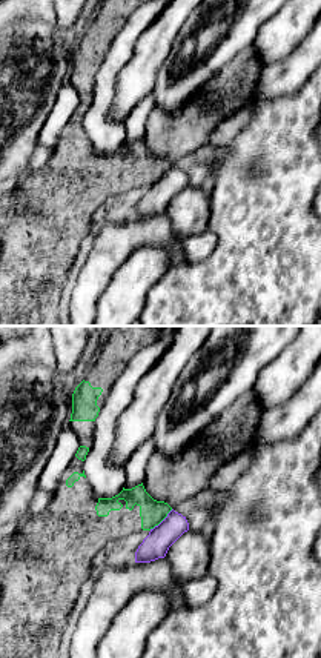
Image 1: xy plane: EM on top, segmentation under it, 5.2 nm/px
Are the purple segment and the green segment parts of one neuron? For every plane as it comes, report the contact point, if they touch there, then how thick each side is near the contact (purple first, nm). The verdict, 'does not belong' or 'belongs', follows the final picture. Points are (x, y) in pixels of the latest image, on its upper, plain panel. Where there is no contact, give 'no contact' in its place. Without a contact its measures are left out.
(162, 177) | 140/140 nm

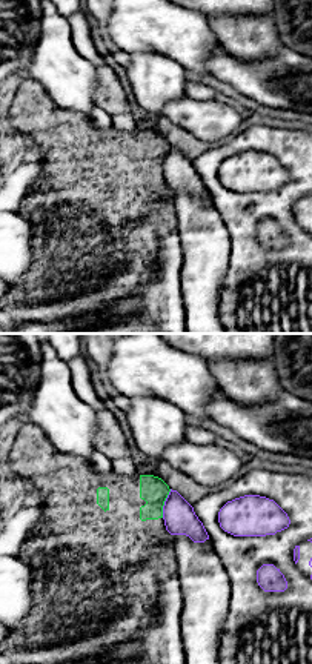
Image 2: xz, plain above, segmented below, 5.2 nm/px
(165, 159) | 170/150 nm

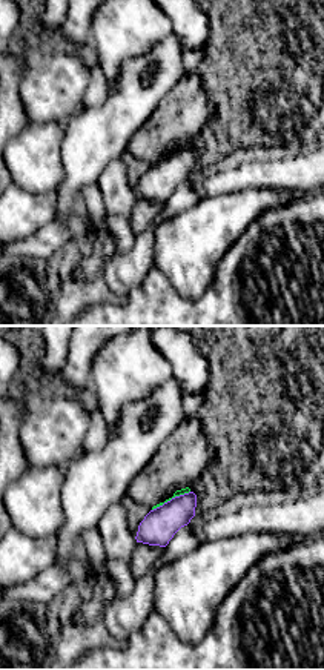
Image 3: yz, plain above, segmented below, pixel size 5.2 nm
(172, 154) | 180/30 nm

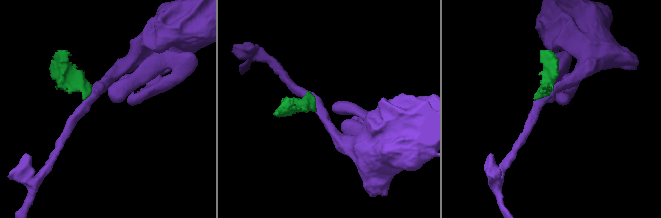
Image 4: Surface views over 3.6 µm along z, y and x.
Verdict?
does not belong

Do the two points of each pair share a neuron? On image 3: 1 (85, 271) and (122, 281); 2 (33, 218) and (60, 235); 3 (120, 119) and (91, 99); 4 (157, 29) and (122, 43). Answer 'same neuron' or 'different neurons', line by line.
1: different neurons
2: different neurons
3: different neurons
4: same neuron

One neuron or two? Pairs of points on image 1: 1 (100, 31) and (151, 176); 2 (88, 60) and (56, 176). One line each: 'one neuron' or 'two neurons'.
1: one neuron
2: one neuron

